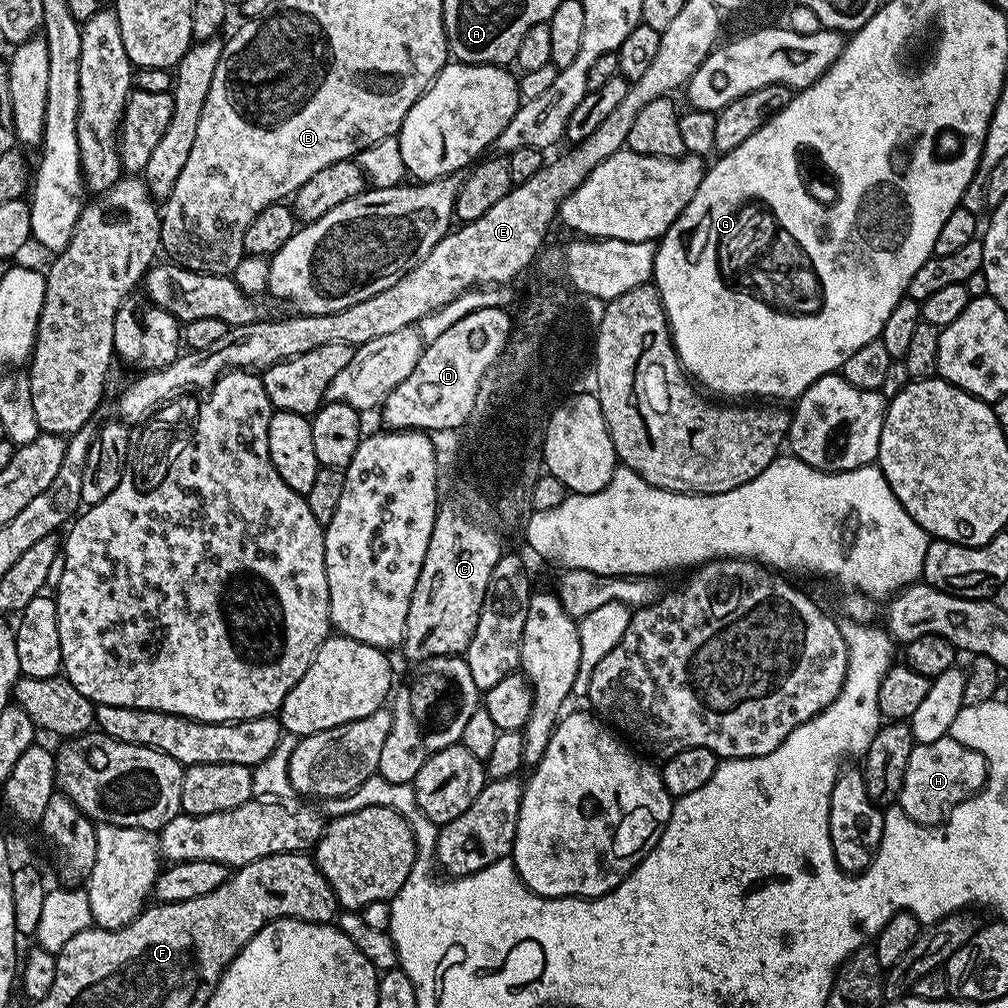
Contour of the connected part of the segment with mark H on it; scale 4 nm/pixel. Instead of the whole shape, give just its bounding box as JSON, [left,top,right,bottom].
[898,735,988,826]

